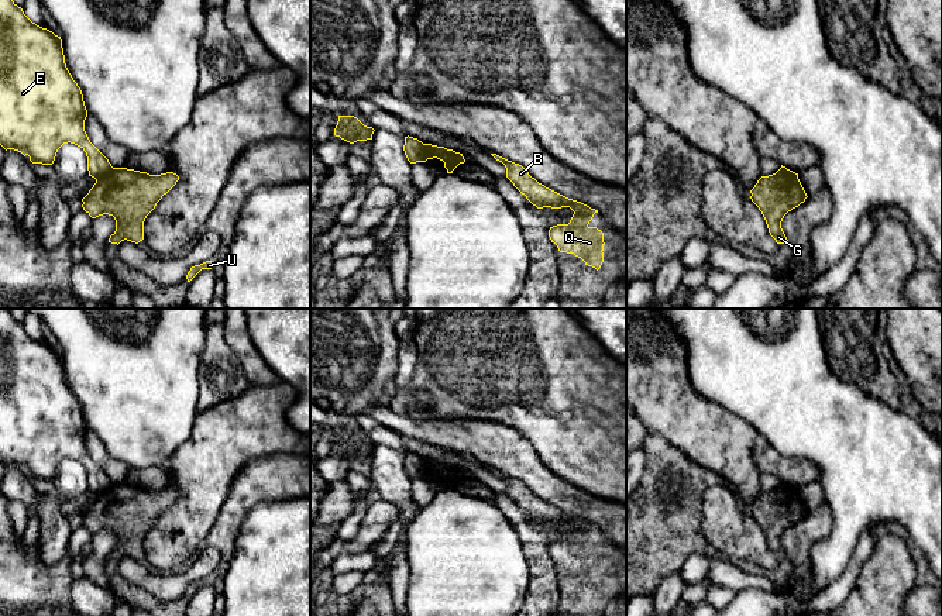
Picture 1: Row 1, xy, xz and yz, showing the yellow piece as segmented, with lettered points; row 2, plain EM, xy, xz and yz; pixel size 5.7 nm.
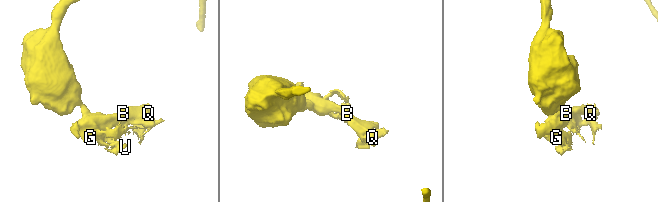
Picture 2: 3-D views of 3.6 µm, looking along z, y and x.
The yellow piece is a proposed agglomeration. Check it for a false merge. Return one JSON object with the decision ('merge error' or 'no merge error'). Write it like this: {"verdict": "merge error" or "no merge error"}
{"verdict": "merge error"}

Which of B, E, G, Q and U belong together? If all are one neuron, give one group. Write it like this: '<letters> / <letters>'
B G Q U / E

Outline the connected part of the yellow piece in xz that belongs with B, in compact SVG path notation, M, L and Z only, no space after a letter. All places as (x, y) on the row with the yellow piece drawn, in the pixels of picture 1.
M496 154L491 155L505 165L506 178L533 206L537 209L570 207L574 211L568 224L550 227L549 237L560 252L574 254L581 258L585 265L598 271L604 262L604 233L597 227L588 226L598 210L546 187L532 178L522 165Z

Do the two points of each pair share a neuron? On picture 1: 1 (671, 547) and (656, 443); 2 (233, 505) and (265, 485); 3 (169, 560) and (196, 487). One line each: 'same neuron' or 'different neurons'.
1: same neuron
2: same neuron
3: same neuron

